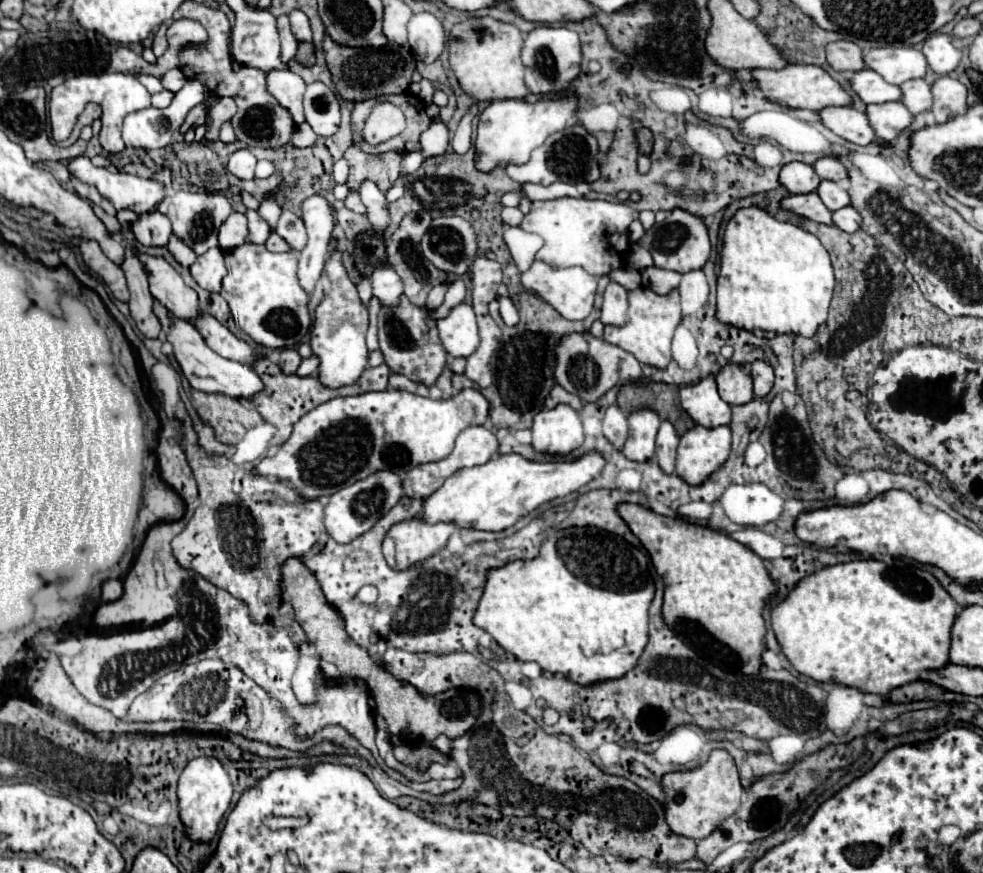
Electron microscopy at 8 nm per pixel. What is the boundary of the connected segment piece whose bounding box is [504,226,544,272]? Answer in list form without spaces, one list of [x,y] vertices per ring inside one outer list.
[[[510,226],[504,232],[504,242],[520,272],[526,272],[530,268],[530,264],[534,262],[534,254],[540,250],[540,246],[544,246],[544,242],[538,234],[524,232],[518,226]]]

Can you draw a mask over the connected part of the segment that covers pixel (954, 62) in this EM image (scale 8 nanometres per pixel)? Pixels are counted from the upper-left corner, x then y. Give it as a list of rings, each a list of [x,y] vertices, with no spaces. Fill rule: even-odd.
[[[932,34],[924,42],[922,52],[928,58],[928,66],[936,74],[952,72],[960,64],[960,58],[962,58],[962,50],[954,46],[952,36],[948,34]]]

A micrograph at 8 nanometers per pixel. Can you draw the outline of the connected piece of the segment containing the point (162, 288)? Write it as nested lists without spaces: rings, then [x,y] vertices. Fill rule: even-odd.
[[[140,254],[140,260],[148,270],[148,282],[154,300],[160,302],[174,318],[194,322],[200,316],[198,294],[182,282],[180,274],[164,258]]]

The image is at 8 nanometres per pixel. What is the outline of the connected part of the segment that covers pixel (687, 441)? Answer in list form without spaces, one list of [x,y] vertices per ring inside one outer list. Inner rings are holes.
[[[694,426],[686,430],[678,444],[676,474],[688,484],[702,484],[726,462],[730,454],[730,438],[732,432],[728,426]]]

